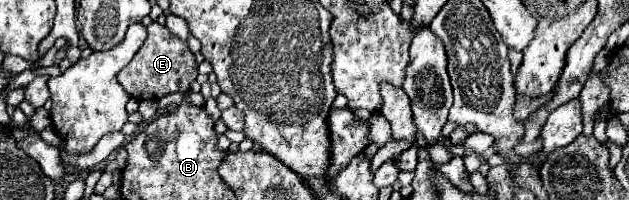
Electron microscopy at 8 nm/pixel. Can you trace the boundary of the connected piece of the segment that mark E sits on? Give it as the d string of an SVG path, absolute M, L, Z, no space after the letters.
M152 22L148 26L148 38L138 50L134 60L118 74L118 82L134 100L160 100L166 94L188 92L190 84L198 76L198 62L188 50L188 44L174 36L165 25Z

